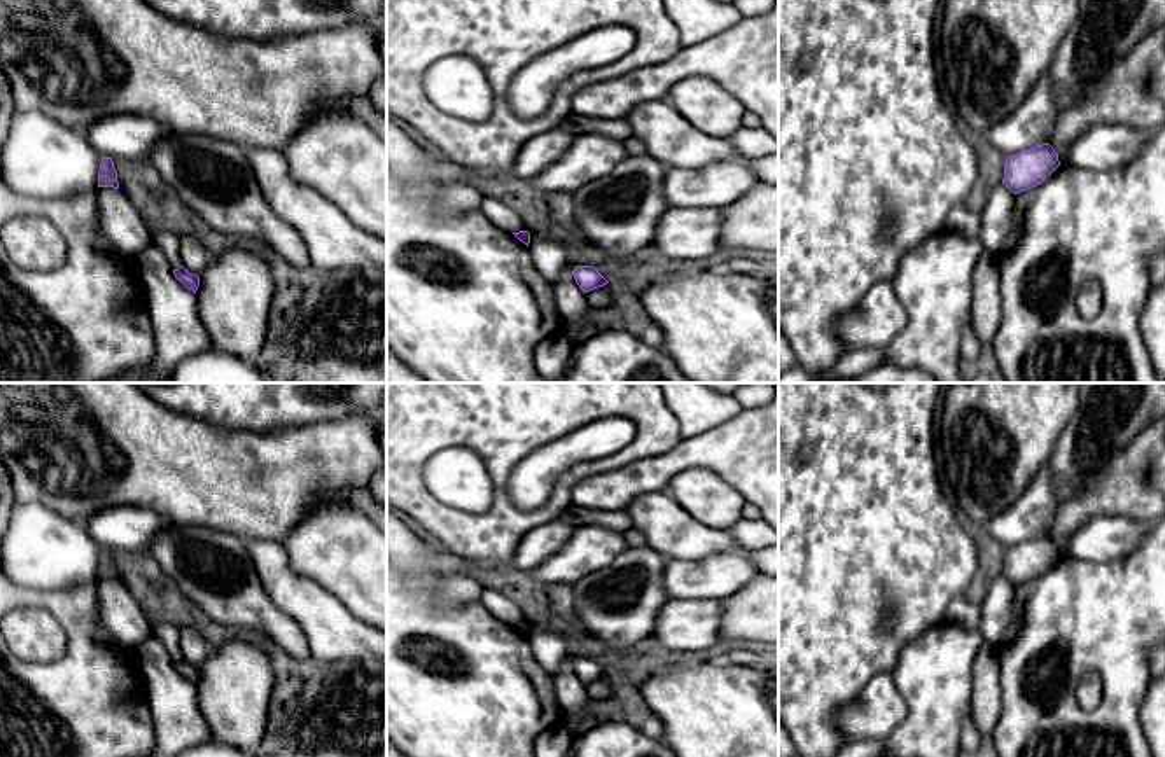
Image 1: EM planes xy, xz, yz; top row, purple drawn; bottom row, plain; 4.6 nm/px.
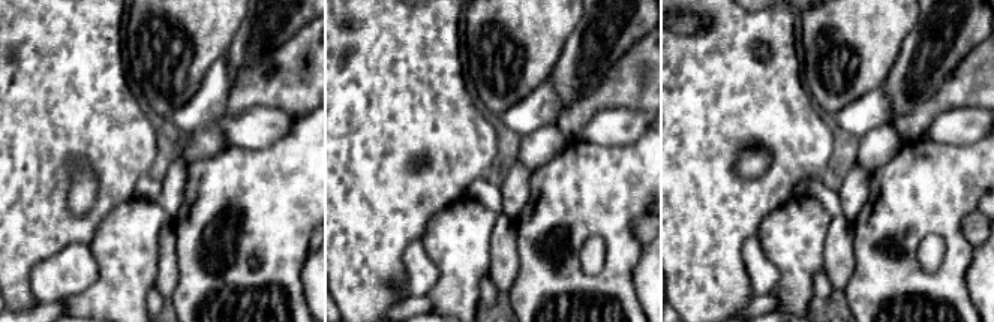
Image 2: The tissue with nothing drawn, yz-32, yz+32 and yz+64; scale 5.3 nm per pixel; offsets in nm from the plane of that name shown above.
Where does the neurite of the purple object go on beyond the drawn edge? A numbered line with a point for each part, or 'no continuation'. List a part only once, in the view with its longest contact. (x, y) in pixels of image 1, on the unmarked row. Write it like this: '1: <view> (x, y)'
no continuation

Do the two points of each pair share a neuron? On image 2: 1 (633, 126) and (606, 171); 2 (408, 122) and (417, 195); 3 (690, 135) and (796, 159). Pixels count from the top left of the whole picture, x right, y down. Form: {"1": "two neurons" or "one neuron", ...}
{"1": "two neurons", "2": "one neuron", "3": "one neuron"}

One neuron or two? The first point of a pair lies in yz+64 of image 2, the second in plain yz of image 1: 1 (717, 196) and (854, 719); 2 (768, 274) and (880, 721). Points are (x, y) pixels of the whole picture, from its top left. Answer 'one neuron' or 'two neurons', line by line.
1: two neurons
2: one neuron

